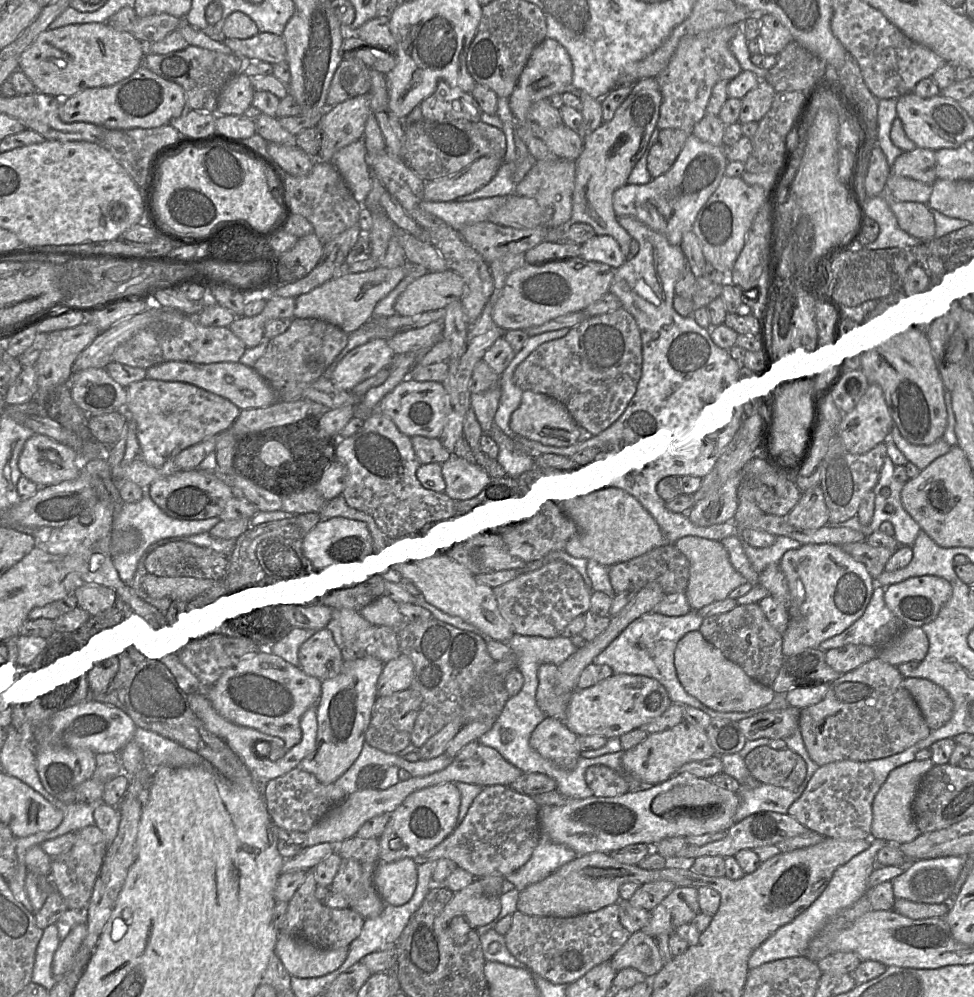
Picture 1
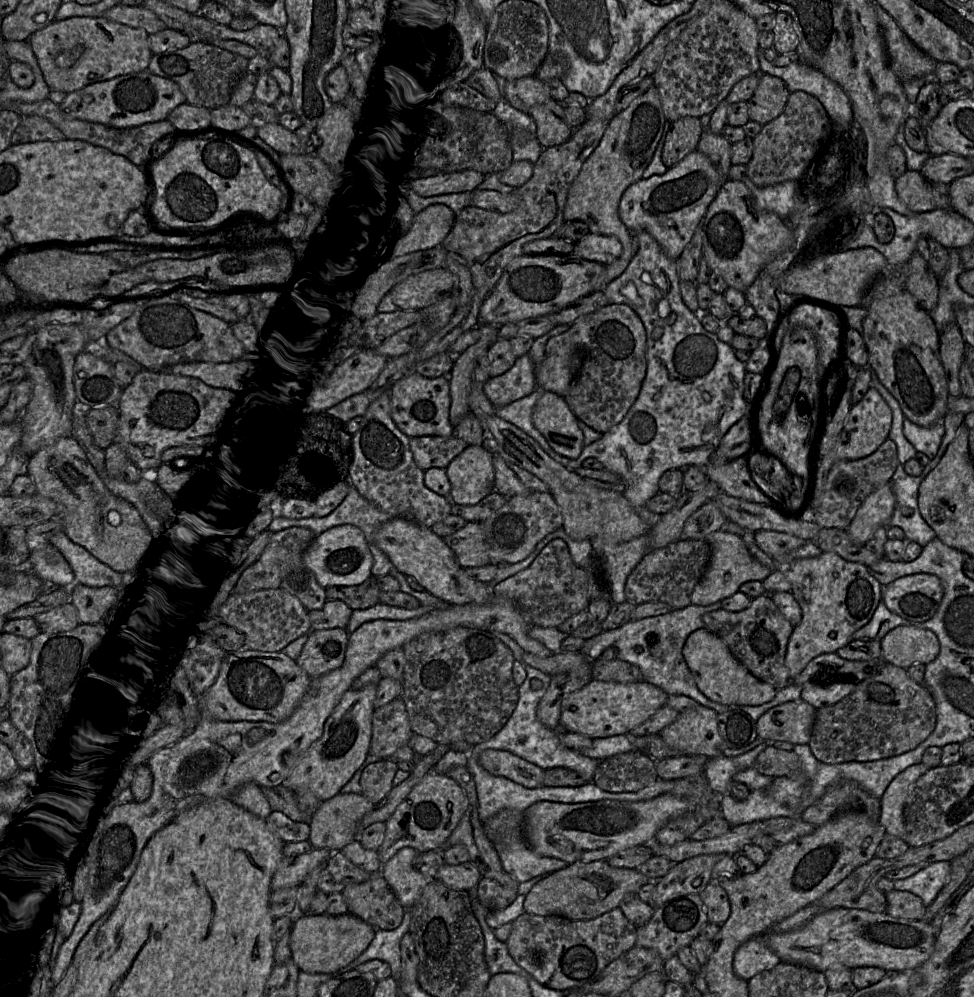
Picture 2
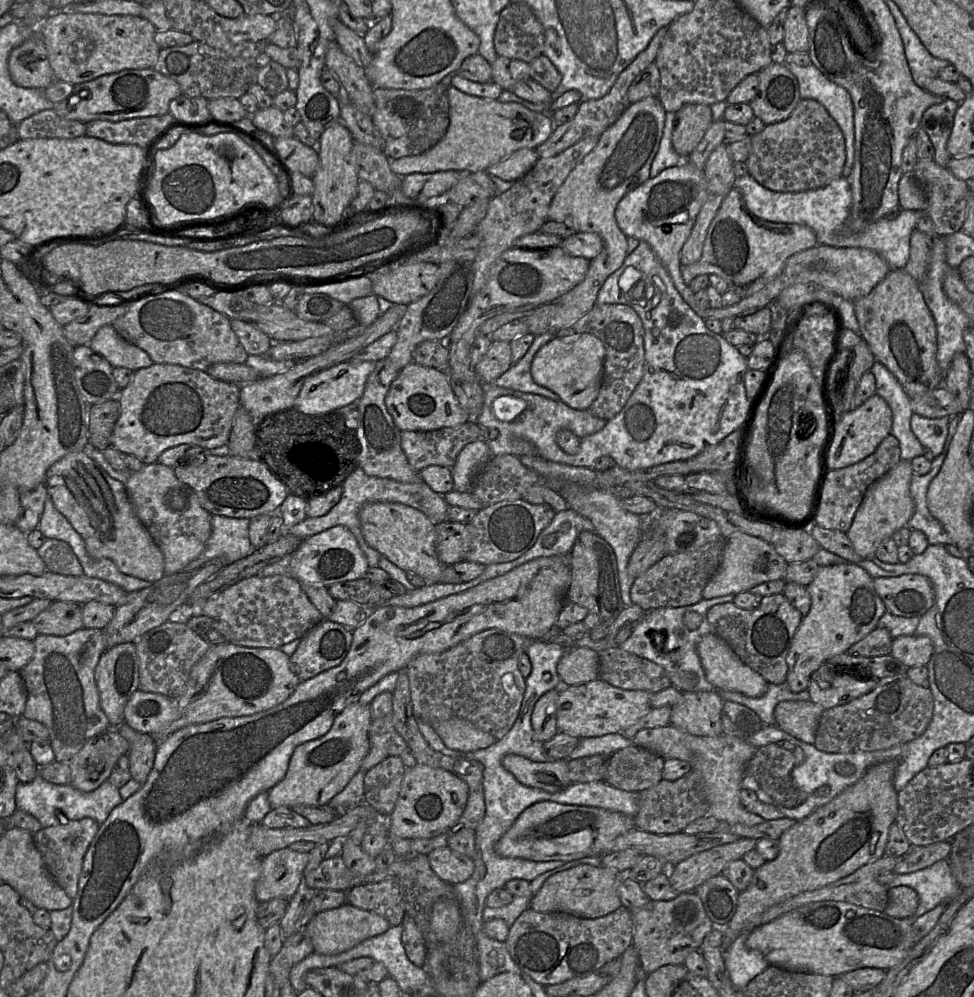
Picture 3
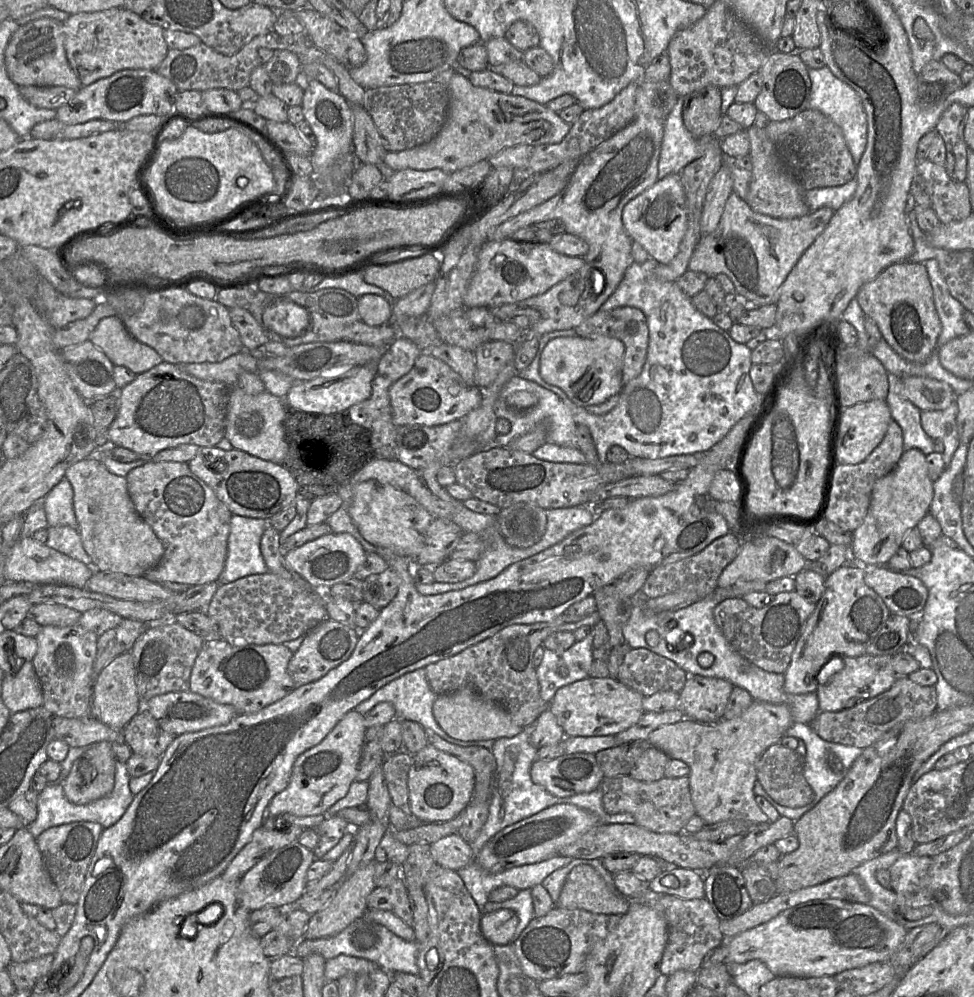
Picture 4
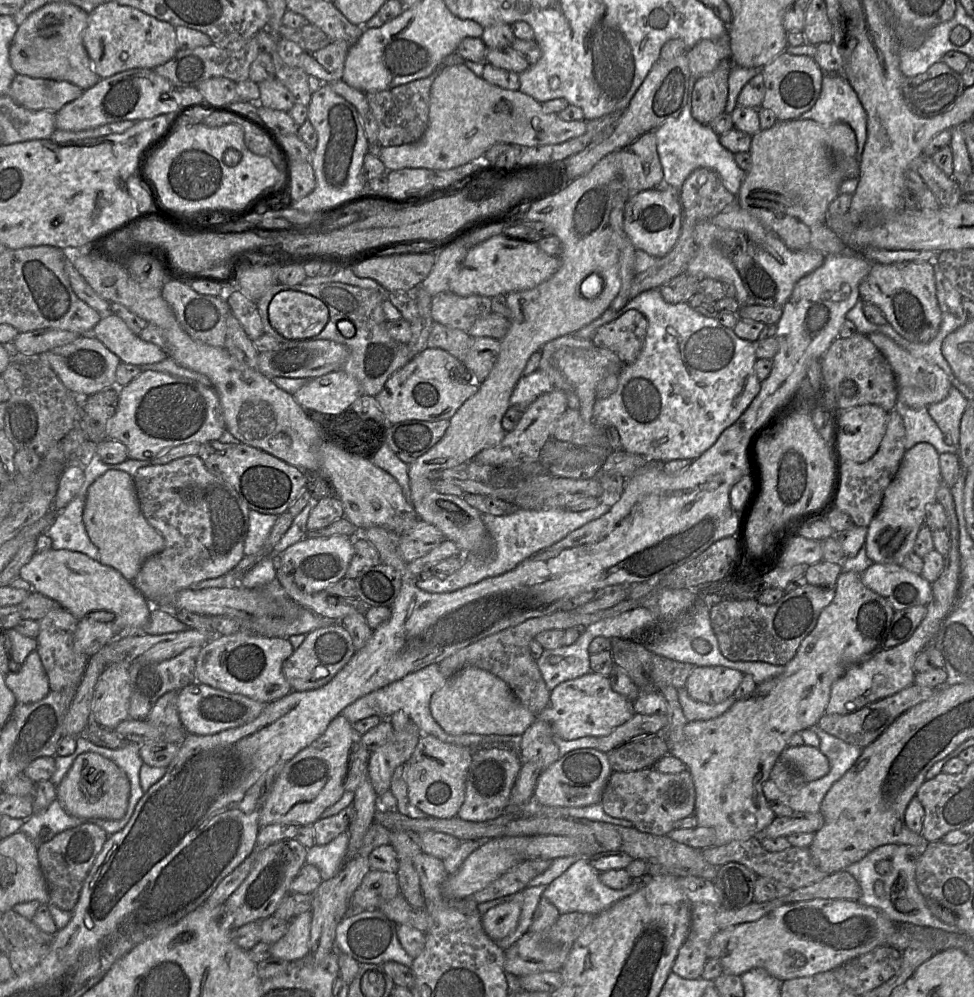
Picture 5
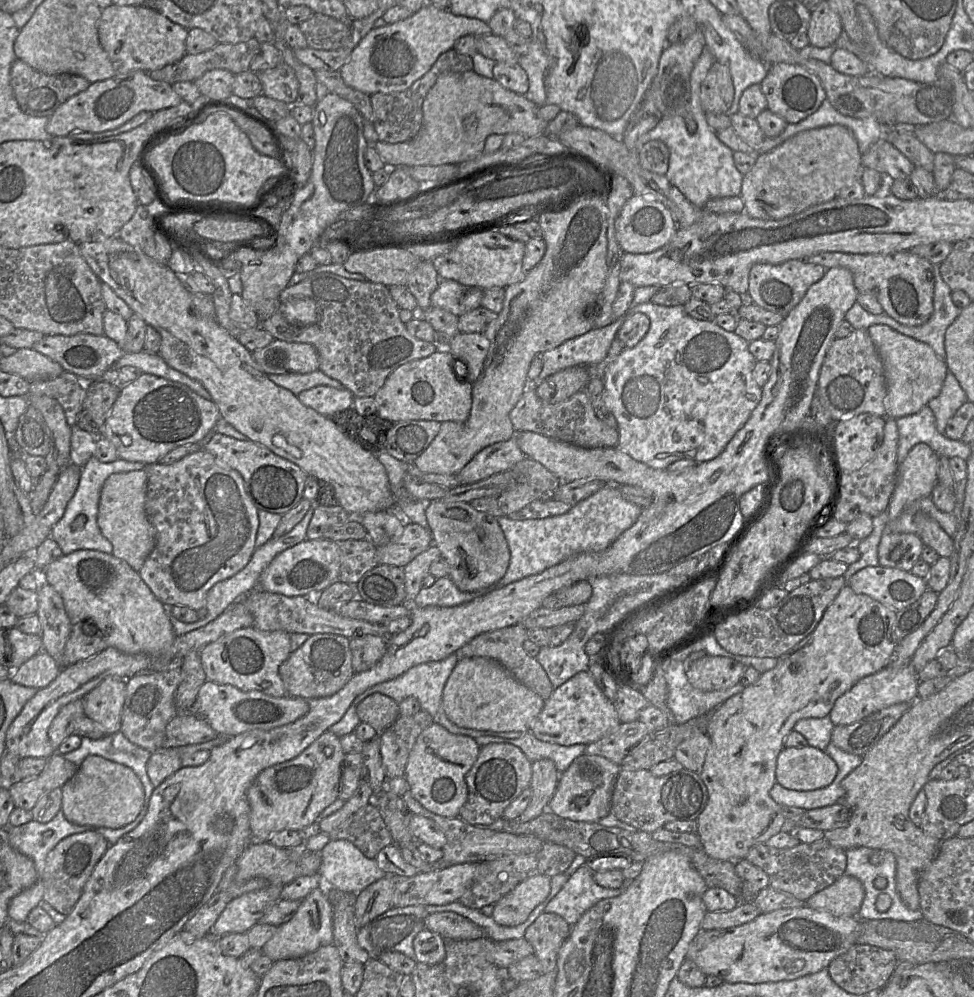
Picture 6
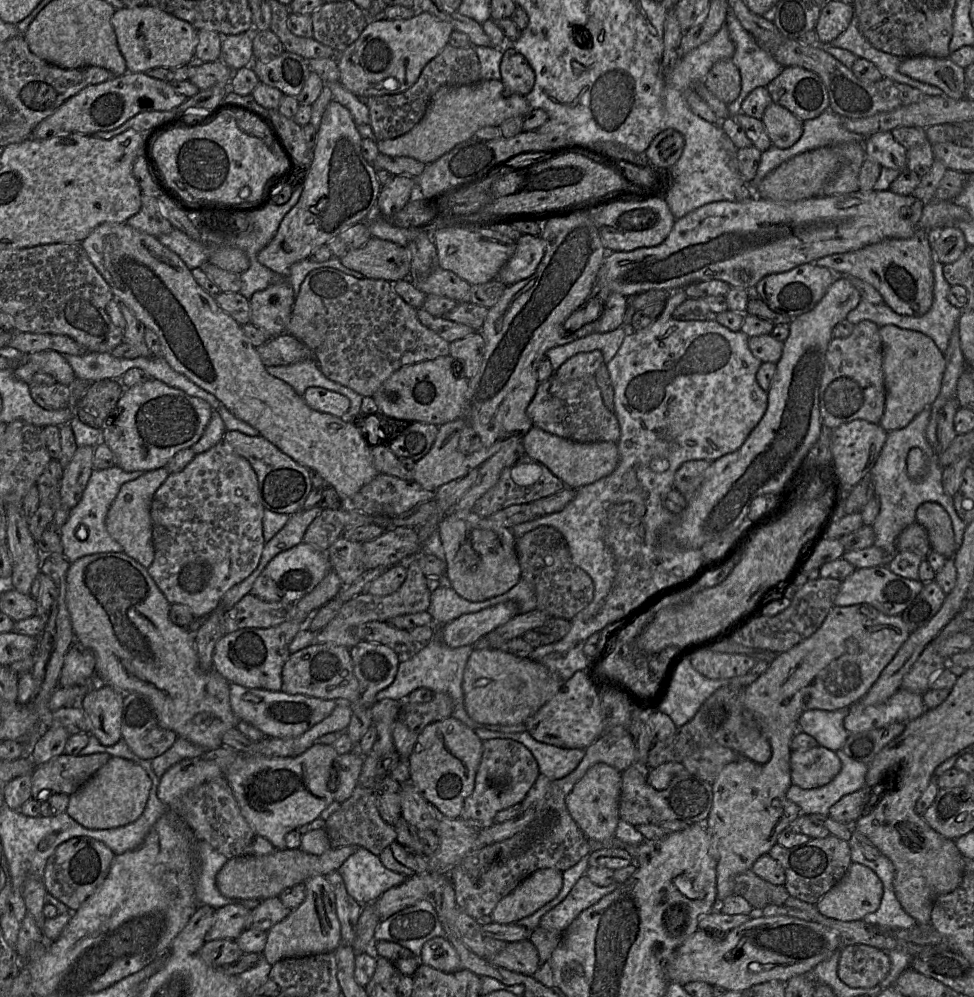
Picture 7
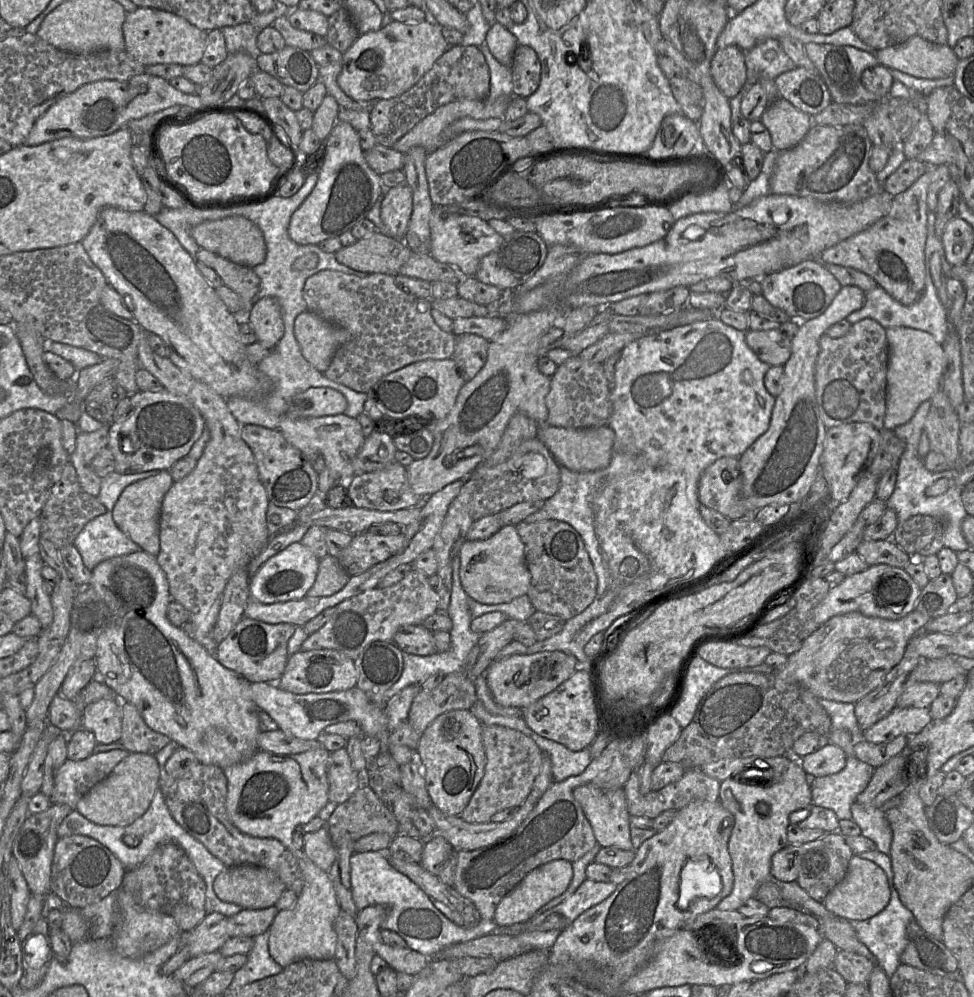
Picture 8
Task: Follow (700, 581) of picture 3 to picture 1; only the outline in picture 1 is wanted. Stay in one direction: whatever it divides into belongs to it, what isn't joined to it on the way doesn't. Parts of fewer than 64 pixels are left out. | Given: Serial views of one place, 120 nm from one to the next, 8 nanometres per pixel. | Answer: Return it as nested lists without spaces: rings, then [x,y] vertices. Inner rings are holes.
[[[665,543],[630,560],[609,566],[610,583],[616,594],[631,588],[639,591],[650,582],[659,583],[665,595],[685,592],[689,576],[689,560],[673,543]]]

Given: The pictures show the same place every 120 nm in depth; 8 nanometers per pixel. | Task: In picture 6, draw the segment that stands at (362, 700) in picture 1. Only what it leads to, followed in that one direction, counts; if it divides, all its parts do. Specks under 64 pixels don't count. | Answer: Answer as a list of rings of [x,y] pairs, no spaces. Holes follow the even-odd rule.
[[[327,730],[298,756],[262,770],[247,791],[253,841],[268,841],[275,832],[299,830],[318,821],[319,814],[338,798],[344,754],[340,737]]]

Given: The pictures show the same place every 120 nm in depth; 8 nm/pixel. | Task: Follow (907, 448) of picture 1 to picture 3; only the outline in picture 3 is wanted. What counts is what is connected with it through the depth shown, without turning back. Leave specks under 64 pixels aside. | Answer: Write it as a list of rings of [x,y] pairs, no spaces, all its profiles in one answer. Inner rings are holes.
[[[917,413],[911,417],[911,430],[924,448],[939,455],[944,447],[948,434],[950,417],[927,418]]]

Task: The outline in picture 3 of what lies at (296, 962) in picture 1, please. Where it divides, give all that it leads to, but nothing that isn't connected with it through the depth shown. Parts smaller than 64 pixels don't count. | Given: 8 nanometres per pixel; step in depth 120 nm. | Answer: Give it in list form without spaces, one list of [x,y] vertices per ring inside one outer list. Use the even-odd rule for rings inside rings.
[[[346,902],[338,908],[316,913],[305,925],[305,930],[312,941],[313,952],[335,955],[351,949],[368,938],[386,932],[390,927],[389,922],[380,915]]]

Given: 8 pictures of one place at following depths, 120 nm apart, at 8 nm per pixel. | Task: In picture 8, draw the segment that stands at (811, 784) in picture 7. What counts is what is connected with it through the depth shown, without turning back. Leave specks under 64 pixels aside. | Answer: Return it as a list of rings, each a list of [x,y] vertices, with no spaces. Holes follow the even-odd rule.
[[[830,742],[799,759],[799,763],[810,778],[818,778],[840,772],[845,767],[846,758],[845,752]]]

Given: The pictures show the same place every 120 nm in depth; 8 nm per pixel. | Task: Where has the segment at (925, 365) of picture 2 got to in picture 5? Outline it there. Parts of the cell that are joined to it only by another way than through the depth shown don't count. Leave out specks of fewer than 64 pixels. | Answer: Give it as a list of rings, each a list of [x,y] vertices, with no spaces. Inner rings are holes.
[[[912,260],[895,264],[873,262],[870,272],[859,286],[860,297],[882,310],[887,323],[903,338],[913,343],[928,343],[938,333],[941,324],[941,311],[936,297],[935,276],[932,264],[928,261]]]

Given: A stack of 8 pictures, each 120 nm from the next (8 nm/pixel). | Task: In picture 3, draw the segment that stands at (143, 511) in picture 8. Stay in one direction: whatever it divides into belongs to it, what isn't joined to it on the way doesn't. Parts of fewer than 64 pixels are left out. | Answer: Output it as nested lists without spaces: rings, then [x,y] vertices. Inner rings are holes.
[[[84,451],[55,462],[44,485],[55,508],[81,535],[91,557],[109,559],[121,573],[152,583],[165,576],[163,554],[136,516],[124,484],[110,477]]]

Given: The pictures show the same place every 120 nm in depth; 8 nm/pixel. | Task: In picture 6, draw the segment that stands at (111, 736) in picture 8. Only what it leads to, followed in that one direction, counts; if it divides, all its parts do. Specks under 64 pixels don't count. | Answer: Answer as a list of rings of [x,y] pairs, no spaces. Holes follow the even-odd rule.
[[[108,677],[83,698],[84,714],[97,723],[105,735],[120,731],[126,696],[125,679]]]

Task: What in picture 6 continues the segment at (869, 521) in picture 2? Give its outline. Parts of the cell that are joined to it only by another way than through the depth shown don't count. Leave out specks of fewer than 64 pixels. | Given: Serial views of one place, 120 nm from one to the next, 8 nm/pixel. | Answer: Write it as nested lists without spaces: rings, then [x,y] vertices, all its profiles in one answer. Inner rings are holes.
[[[918,443],[897,469],[897,480],[886,510],[888,520],[896,519],[911,503],[931,497],[937,484],[939,457],[927,444]],[[885,532],[878,545],[879,565],[910,572],[924,544],[916,533]]]

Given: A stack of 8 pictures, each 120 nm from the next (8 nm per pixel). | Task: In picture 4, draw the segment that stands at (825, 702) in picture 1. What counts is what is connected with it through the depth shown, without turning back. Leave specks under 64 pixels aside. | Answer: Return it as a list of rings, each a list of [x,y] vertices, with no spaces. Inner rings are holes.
[[[899,677],[885,692],[839,711],[819,711],[809,723],[823,740],[865,749],[894,726],[925,718],[937,711],[937,693],[934,686],[922,686],[908,677]]]

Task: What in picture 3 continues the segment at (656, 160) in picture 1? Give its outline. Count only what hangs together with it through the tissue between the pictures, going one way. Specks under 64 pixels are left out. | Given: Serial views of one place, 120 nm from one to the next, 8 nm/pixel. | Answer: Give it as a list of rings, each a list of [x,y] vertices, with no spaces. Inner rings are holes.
[[[686,104],[674,117],[672,145],[684,159],[697,147],[713,122],[711,106],[706,104]]]

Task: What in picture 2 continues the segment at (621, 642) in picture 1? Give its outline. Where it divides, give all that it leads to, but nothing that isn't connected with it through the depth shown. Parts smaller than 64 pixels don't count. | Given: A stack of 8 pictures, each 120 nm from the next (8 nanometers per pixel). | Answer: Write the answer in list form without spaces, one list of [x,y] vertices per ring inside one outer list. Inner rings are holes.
[[[721,601],[707,606],[688,605],[682,609],[672,610],[659,616],[647,617],[640,620],[631,620],[622,626],[602,631],[600,634],[584,640],[582,652],[590,661],[595,661],[609,647],[617,649],[617,657],[622,661],[636,665],[641,670],[642,679],[661,688],[668,695],[685,695],[699,704],[711,708],[717,714],[731,710],[740,710],[749,714],[755,721],[770,708],[788,701],[801,700],[802,686],[790,682],[785,687],[778,689],[775,697],[758,706],[739,706],[736,704],[725,705],[709,700],[697,687],[694,677],[683,657],[682,648],[689,636],[695,630],[705,628],[702,620],[703,614],[721,608]]]

